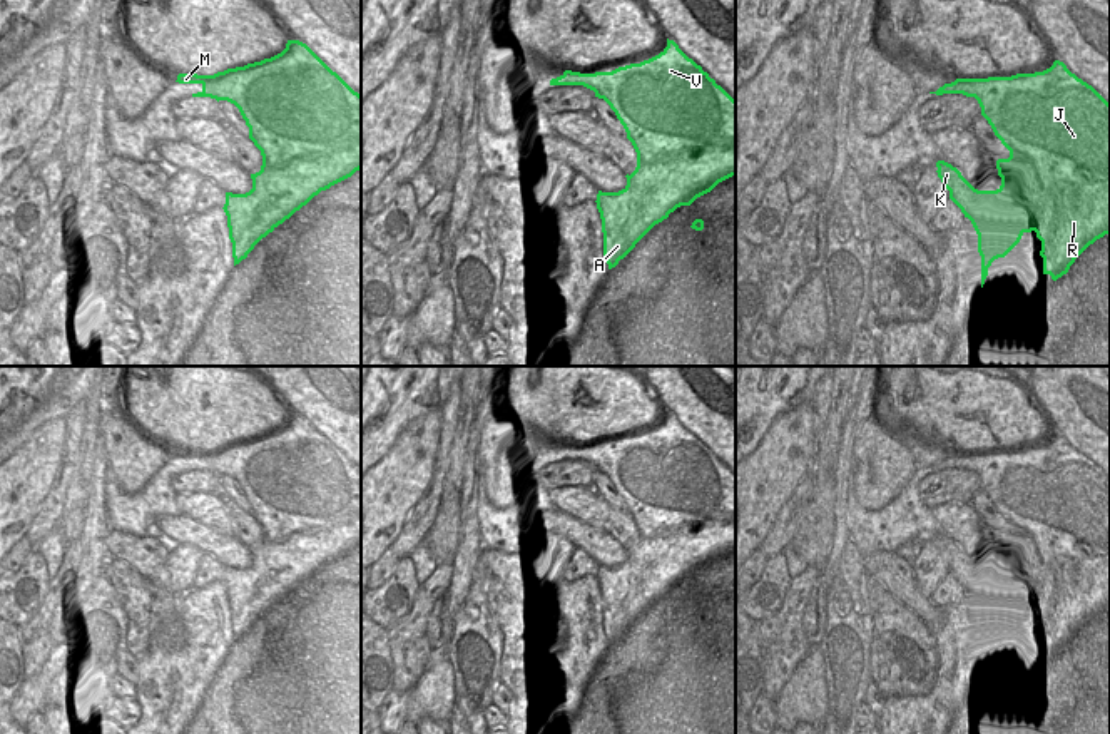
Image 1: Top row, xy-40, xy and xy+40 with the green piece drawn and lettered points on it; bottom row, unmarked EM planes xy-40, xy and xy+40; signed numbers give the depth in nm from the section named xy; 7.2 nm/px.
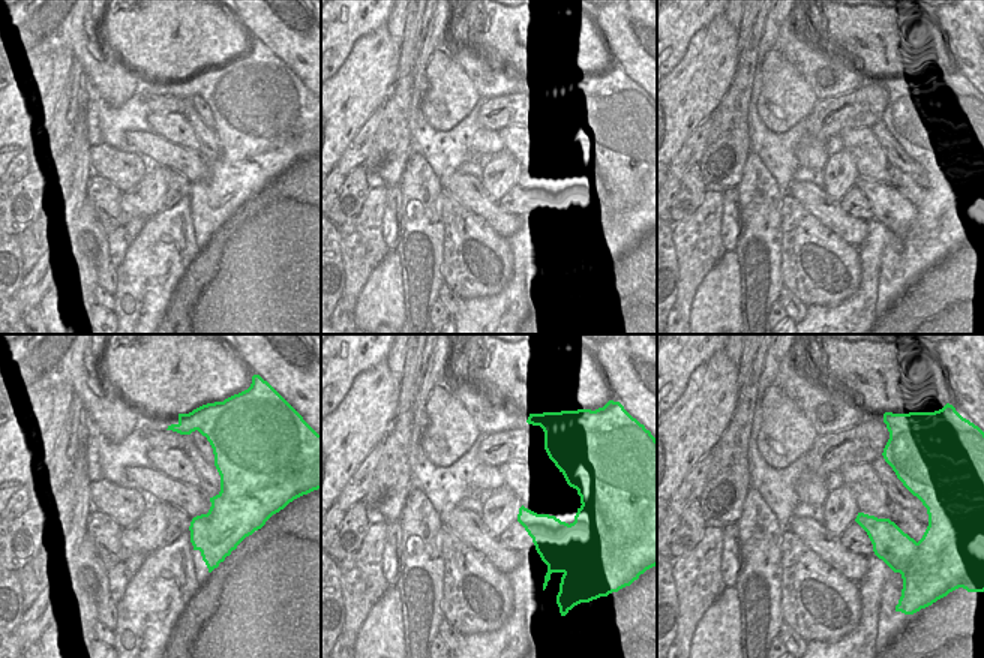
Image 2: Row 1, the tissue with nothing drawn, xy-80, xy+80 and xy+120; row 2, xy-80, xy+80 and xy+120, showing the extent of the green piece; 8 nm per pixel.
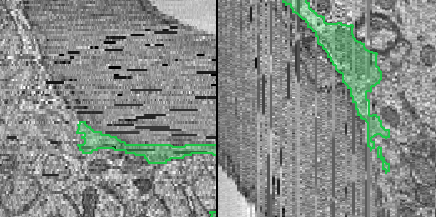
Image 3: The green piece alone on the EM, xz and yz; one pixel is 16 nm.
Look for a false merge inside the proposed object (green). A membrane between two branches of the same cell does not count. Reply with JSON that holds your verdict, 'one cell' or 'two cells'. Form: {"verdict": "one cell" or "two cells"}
{"verdict": "two cells"}

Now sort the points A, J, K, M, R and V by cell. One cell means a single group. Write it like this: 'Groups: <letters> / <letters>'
Groups: A K / J M R V

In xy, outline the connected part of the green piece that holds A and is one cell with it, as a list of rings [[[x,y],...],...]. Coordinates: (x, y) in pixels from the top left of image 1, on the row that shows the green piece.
[[[635,172],[627,177],[627,186],[619,192],[598,191],[595,202],[602,219],[603,257],[608,269],[615,268],[654,227],[649,217],[655,209],[650,204],[662,192],[644,187]]]

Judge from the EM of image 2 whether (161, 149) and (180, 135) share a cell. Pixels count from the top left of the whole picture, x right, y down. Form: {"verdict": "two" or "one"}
{"verdict": "two"}

